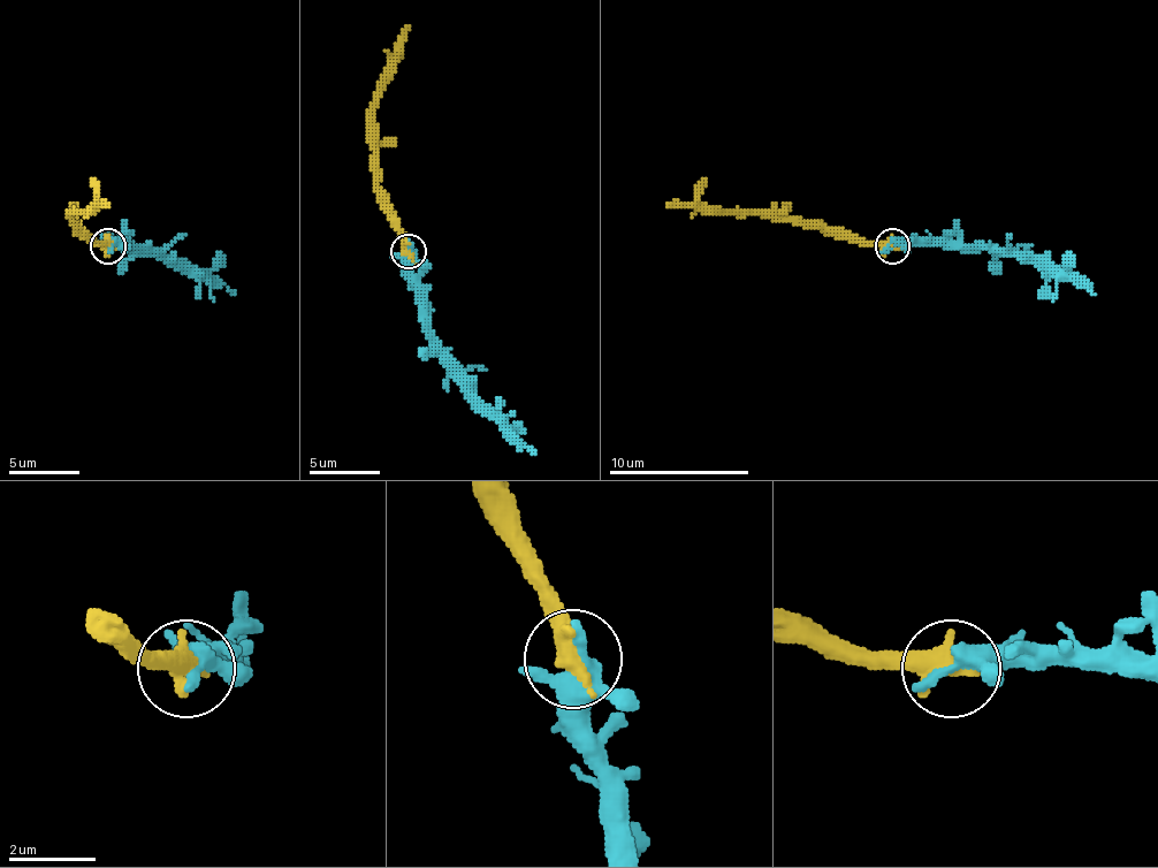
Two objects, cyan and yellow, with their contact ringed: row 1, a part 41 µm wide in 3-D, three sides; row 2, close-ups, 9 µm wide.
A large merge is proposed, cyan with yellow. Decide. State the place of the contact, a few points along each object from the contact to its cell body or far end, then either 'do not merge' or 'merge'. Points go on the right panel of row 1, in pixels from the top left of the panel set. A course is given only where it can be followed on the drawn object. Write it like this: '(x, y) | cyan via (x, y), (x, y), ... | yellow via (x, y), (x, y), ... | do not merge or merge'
(892, 246) | cyan via (891, 245), (987, 245), (1046, 259), (1095, 295) | yellow via (891, 245), (860, 242), (824, 225), (793, 225), (762, 213), (667, 206) | merge

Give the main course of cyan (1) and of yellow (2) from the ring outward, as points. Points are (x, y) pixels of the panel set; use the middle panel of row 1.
1: (409, 250), (409, 282), (429, 345), (535, 454)
2: (409, 250), (398, 219), (378, 183), (374, 121), (378, 82), (409, 25)

